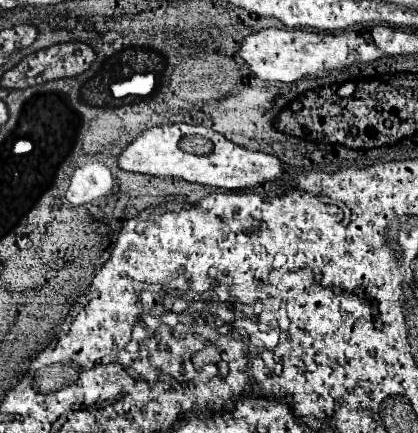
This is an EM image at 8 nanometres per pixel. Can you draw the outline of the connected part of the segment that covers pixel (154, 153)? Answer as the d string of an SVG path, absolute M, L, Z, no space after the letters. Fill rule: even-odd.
M170 124L170 126L156 126L140 136L134 138L134 142L120 154L118 166L122 170L138 172L138 174L150 174L150 176L170 176L170 178L182 178L188 182L198 182L206 186L216 186L216 188L228 188L228 190L238 190L238 188L248 188L248 186L258 186L264 182L276 182L286 174L284 162L280 162L272 154L248 150L244 146L238 146L224 138L220 132L206 128L206 126L190 126L190 124ZM184 136L204 136L208 138L214 148L206 156L196 156L188 154L180 148L180 140Z

